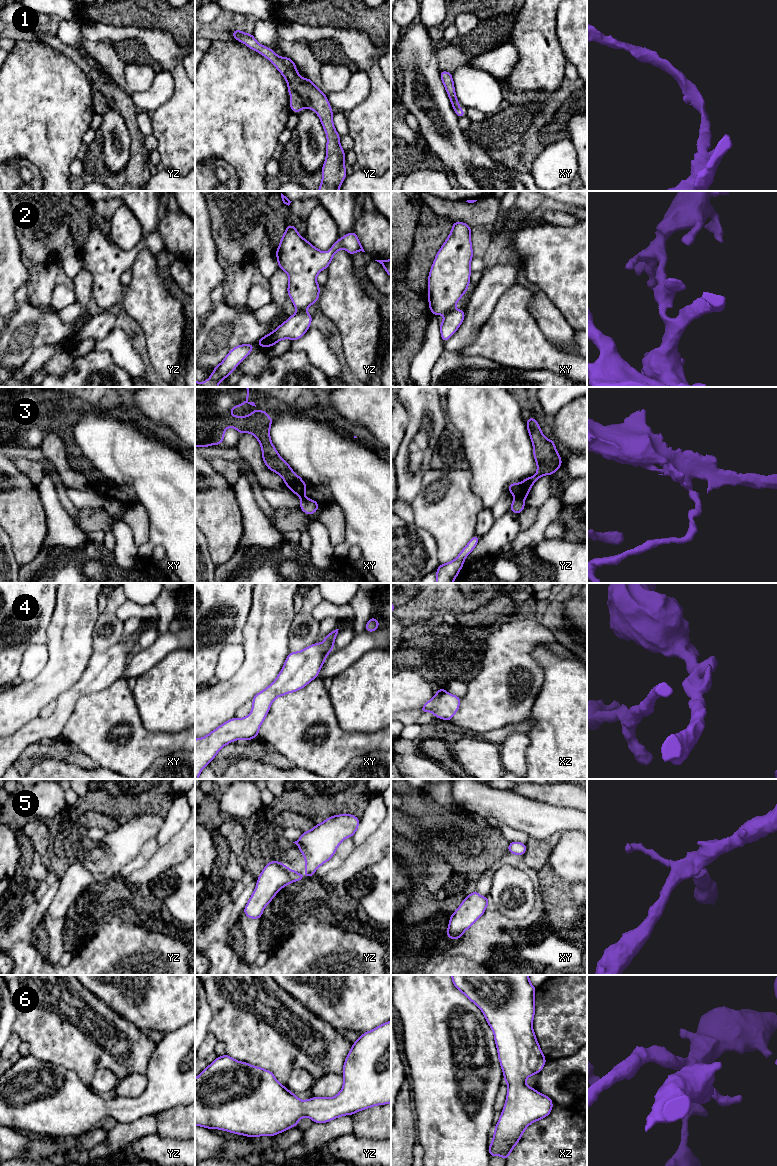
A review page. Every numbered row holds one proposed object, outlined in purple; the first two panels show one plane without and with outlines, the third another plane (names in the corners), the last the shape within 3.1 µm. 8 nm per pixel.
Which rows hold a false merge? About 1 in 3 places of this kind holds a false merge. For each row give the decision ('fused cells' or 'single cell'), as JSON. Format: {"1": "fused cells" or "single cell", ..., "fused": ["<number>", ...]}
{"1": "single cell", "2": "fused cells", "3": "fused cells", "4": "single cell", "5": "single cell", "6": "single cell", "fused": ["2", "3"]}

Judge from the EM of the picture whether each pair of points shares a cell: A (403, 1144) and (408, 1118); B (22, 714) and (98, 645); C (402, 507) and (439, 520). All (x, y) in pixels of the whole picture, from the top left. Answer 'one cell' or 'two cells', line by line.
A: one cell
B: two cells
C: two cells

